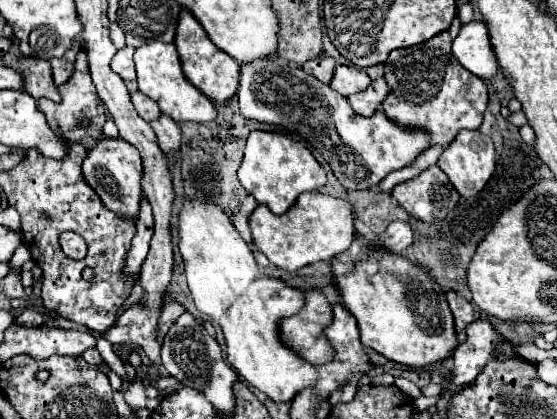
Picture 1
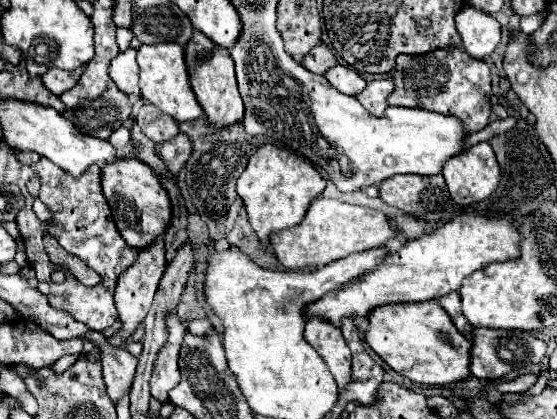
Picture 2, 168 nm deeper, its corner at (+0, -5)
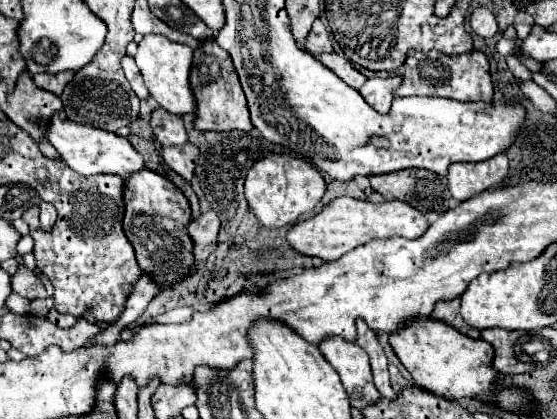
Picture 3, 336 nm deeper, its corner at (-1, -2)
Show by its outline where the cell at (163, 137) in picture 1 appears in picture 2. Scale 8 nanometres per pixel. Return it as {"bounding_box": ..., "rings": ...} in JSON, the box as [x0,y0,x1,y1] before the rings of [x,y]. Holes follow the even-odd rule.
{"bounding_box":[156,133,192,175],"rings":[[[178,133],[174,139],[170,139],[166,143],[158,143],[156,153],[164,161],[166,169],[172,175],[178,175],[178,171],[186,165],[186,161],[192,155],[192,143],[190,143],[190,139],[186,135]]]}

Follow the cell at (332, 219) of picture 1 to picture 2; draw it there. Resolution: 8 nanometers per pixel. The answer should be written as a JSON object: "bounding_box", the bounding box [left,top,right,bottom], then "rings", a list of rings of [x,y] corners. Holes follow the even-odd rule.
{"bounding_box":[270,197,398,271],"rings":[[[316,197],[310,203],[310,209],[308,209],[304,221],[296,227],[276,231],[276,235],[272,235],[272,239],[270,239],[270,245],[272,245],[278,261],[286,269],[296,271],[306,265],[322,267],[322,265],[328,265],[342,257],[348,257],[352,253],[384,247],[396,235],[398,235],[398,229],[392,225],[392,221],[382,211],[376,211],[370,207],[348,205],[348,203],[342,203],[336,199]]]}

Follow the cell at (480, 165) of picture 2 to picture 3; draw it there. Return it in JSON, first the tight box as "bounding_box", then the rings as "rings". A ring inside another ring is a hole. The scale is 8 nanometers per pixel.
{"bounding_box":[447,152,509,202],"rings":[[[501,152],[495,160],[483,160],[479,164],[451,164],[447,174],[447,188],[459,202],[473,198],[505,180],[509,172],[507,156]]]}

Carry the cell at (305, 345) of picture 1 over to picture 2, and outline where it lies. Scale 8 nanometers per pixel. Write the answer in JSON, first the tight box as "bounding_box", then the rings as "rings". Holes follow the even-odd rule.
{"bounding_box":[304,319,352,389],"rings":[[[310,319],[306,323],[304,337],[326,361],[338,387],[344,389],[352,379],[352,353],[342,331],[332,323],[324,323],[324,319]]]}

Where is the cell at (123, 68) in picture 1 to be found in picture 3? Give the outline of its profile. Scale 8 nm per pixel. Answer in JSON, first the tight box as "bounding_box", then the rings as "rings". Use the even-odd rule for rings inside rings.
{"bounding_box":[121,56,149,98],"rings":[[[123,56],[121,66],[123,66],[125,78],[127,78],[127,82],[131,84],[133,92],[135,92],[139,98],[147,98],[147,96],[149,96],[149,92],[147,92],[147,88],[145,88],[145,84],[143,84],[143,78],[141,78],[139,68],[135,66],[135,60],[133,60],[131,56]]]}

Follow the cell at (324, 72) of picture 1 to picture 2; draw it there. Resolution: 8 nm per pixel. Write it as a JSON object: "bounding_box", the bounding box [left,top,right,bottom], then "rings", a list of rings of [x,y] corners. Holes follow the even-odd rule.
{"bounding_box":[302,43,338,73],"rings":[[[318,43],[316,47],[310,49],[310,53],[306,55],[306,59],[302,59],[302,65],[308,67],[308,71],[314,71],[314,73],[324,73],[326,69],[334,67],[338,61],[336,61],[336,55],[324,45],[324,43]]]}

